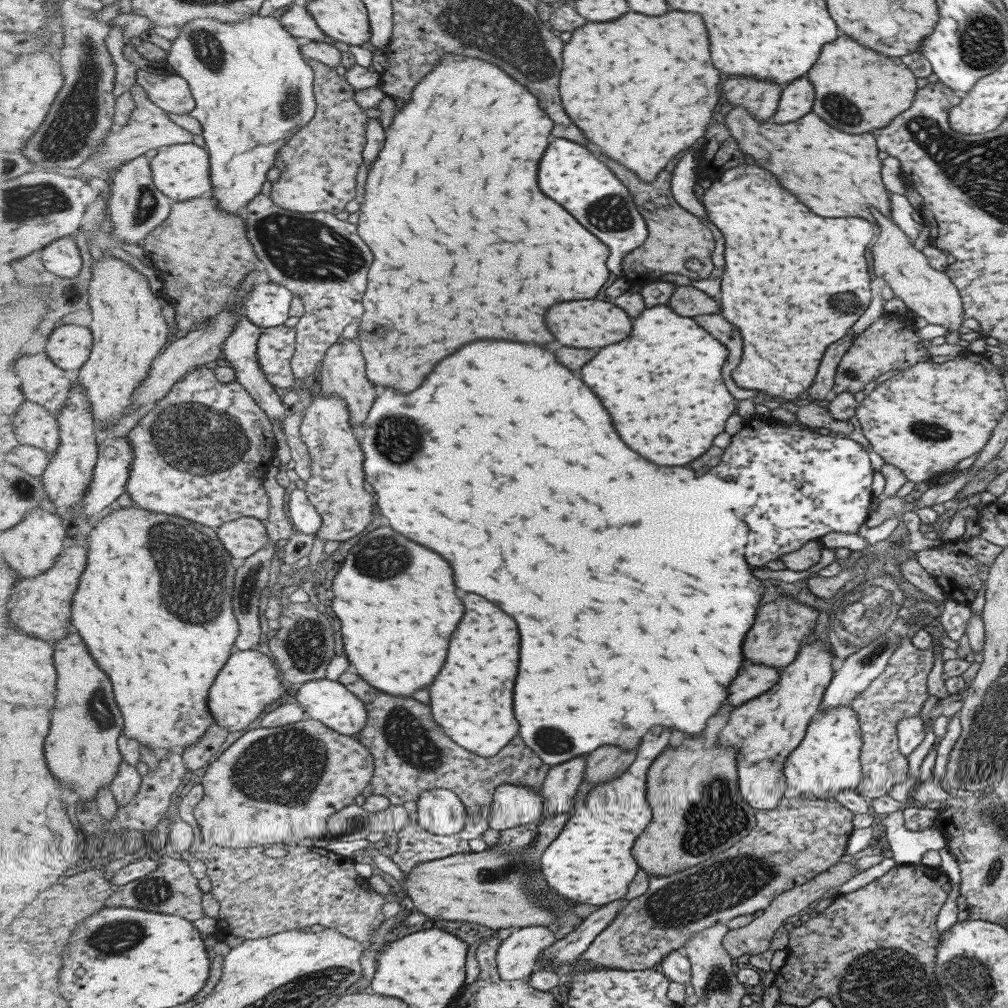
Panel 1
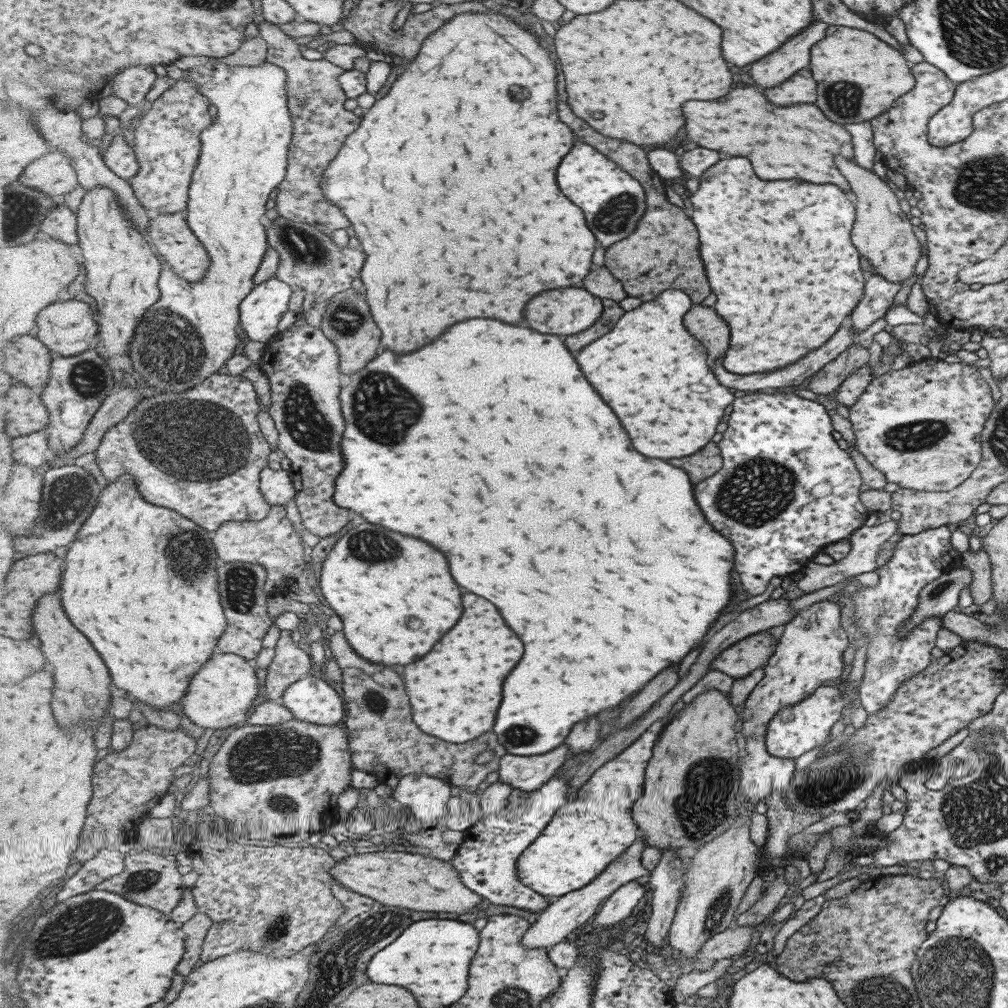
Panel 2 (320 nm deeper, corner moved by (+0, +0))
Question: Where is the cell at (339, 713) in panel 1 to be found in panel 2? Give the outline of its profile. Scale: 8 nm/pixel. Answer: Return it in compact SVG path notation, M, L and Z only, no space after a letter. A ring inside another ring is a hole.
M305 676L294 682L280 701L293 712L295 719L313 724L336 725L345 716L344 698L321 677Z

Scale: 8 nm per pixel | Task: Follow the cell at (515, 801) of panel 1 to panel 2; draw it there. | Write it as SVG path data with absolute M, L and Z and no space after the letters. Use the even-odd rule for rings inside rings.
M567 744L535 756L519 756L508 752L500 762L499 780L513 789L525 792L539 790L557 774L570 754Z

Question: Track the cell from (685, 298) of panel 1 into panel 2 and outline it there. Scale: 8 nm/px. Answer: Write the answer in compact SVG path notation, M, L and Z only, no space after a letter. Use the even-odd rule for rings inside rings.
M697 306L687 314L687 328L703 340L703 346L709 352L709 360L717 360L729 352L729 324L725 324L722 316L719 316L713 308Z

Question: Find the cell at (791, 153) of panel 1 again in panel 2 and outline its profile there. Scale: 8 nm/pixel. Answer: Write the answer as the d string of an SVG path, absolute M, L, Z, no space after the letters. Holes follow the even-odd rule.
M745 86L745 88L735 88L731 92L731 96L725 96L723 100L691 100L685 104L685 132L689 136L689 140L697 142L703 148L713 148L717 152L727 152L731 156L747 156L753 166L755 166L755 174L763 176L763 180L787 180L787 178L801 178L813 184L835 184L839 186L843 192L849 190L847 182L843 180L843 176L835 170L833 166L833 156L841 154L845 158L851 158L851 138L849 134L843 130L843 126L829 122L815 106L811 104L793 104L783 108L783 114L777 114L777 120L781 120L783 124L779 126L757 126L755 124L755 116L759 118L761 112L771 112L773 106L763 98L761 92L755 90L755 86Z

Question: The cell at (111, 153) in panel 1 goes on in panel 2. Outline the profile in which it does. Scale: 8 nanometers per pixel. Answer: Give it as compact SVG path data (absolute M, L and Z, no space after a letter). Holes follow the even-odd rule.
M59 150L40 156L26 171L23 171L19 180L57 198L75 190L75 186L80 184L70 157Z

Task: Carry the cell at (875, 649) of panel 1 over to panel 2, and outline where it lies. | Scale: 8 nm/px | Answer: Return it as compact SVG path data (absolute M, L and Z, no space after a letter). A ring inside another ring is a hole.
M962 564L932 580L920 590L916 612L898 626L898 637L902 639L916 624L929 616L942 617L952 611L957 604L959 591L969 586L971 581L971 571Z

